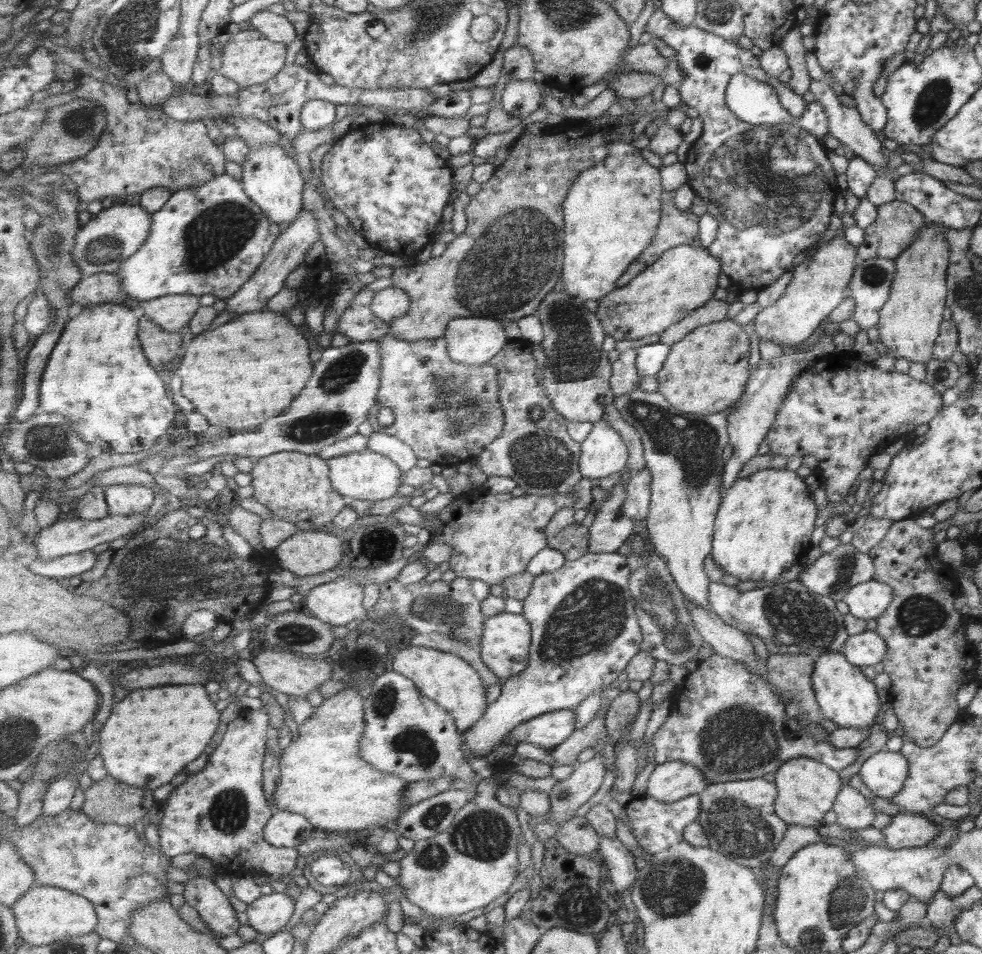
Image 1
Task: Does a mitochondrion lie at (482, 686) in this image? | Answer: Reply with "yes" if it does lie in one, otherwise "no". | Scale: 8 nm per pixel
no

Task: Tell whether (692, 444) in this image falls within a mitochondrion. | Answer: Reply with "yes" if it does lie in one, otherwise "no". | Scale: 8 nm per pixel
yes

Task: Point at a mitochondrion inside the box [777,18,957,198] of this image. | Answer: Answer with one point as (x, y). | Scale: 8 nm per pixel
(931, 104)

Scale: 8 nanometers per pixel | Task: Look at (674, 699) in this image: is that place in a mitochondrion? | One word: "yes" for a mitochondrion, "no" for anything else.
no

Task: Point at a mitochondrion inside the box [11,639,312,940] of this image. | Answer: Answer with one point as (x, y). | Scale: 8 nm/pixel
(228, 814)

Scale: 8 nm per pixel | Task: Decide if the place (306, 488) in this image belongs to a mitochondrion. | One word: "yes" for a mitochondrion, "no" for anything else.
no

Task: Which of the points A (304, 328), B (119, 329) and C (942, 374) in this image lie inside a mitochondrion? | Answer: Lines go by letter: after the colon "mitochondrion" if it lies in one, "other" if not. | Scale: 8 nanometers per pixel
A: other
B: other
C: mitochondrion

